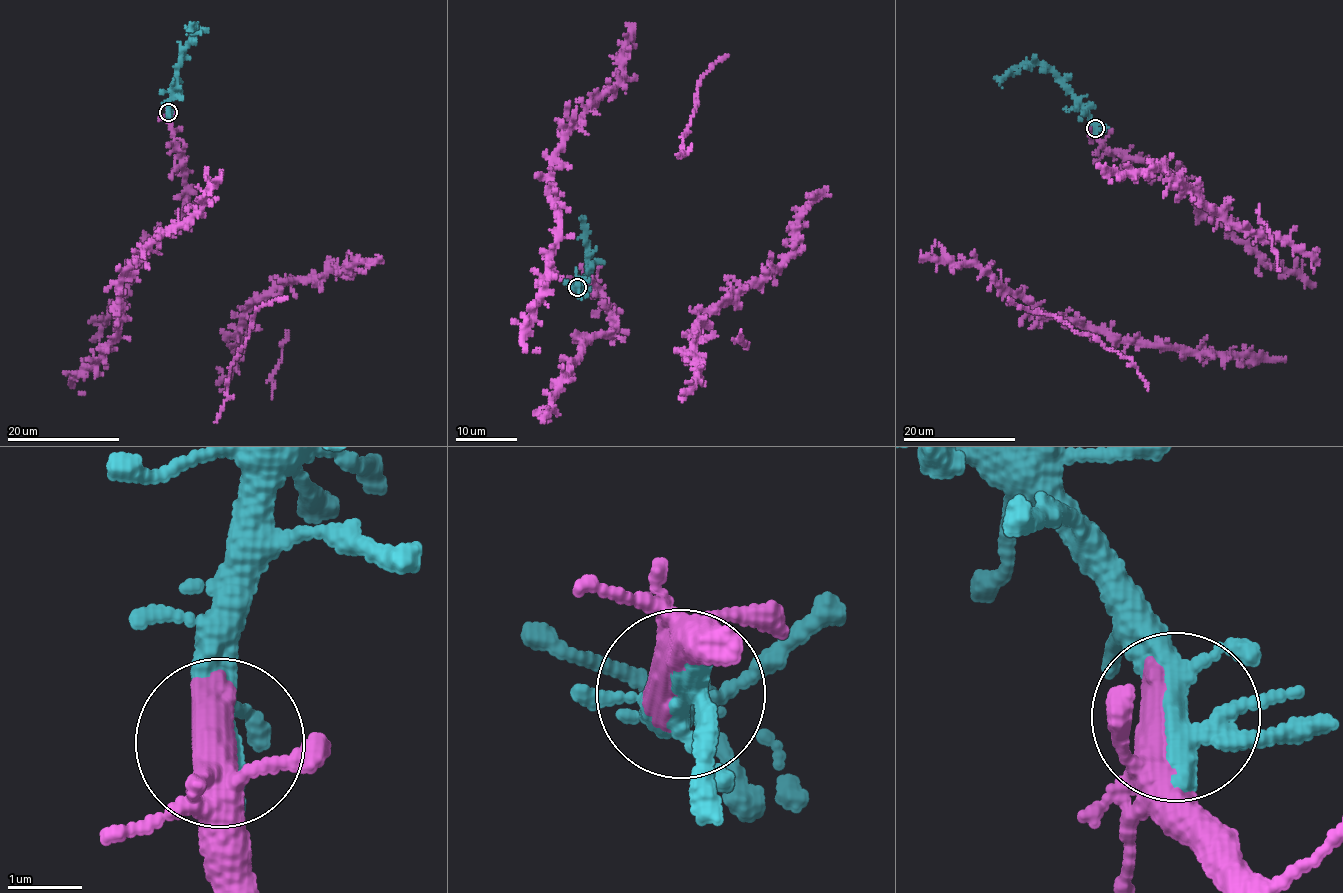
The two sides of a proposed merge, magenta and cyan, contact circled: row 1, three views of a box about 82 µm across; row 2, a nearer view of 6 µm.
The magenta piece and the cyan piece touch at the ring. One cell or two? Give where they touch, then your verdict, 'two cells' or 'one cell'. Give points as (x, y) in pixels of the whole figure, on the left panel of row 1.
(168, 112) | one cell

